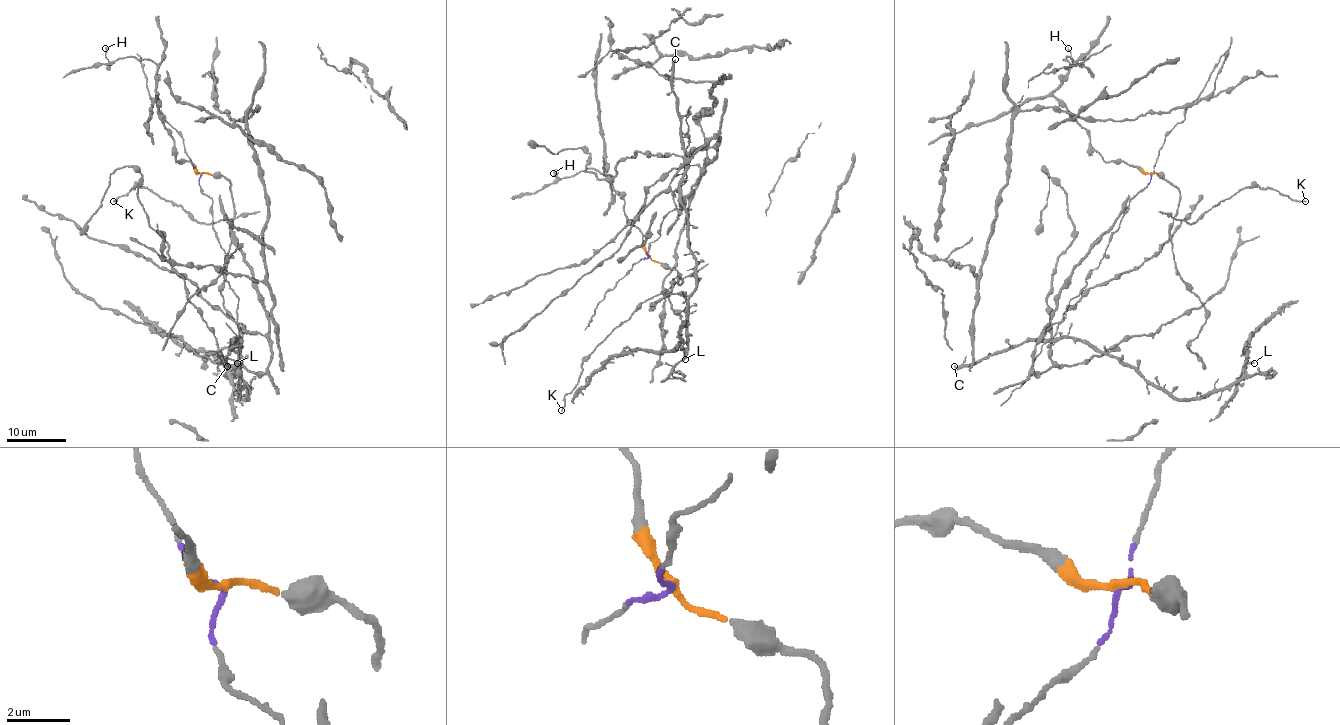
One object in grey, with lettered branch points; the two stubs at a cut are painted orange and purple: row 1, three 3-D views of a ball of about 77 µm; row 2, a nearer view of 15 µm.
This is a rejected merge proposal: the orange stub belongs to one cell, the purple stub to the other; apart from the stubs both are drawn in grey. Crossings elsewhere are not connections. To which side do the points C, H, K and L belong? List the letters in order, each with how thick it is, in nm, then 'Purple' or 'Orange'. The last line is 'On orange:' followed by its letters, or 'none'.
C: Thickness 320 nm. Purple
H: Thickness 130 nm. Orange
K: Thickness 180 nm. Orange
L: Thickness 240 nm. Purple
On orange: H, K

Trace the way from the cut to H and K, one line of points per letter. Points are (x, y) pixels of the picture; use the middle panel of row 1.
H: (648, 256), (606, 175), (605, 157), (605, 174), (587, 168), (557, 178), (553, 172)
K: (648, 256), (674, 268), (681, 283), (681, 278), (648, 298), (594, 349), (562, 410)

